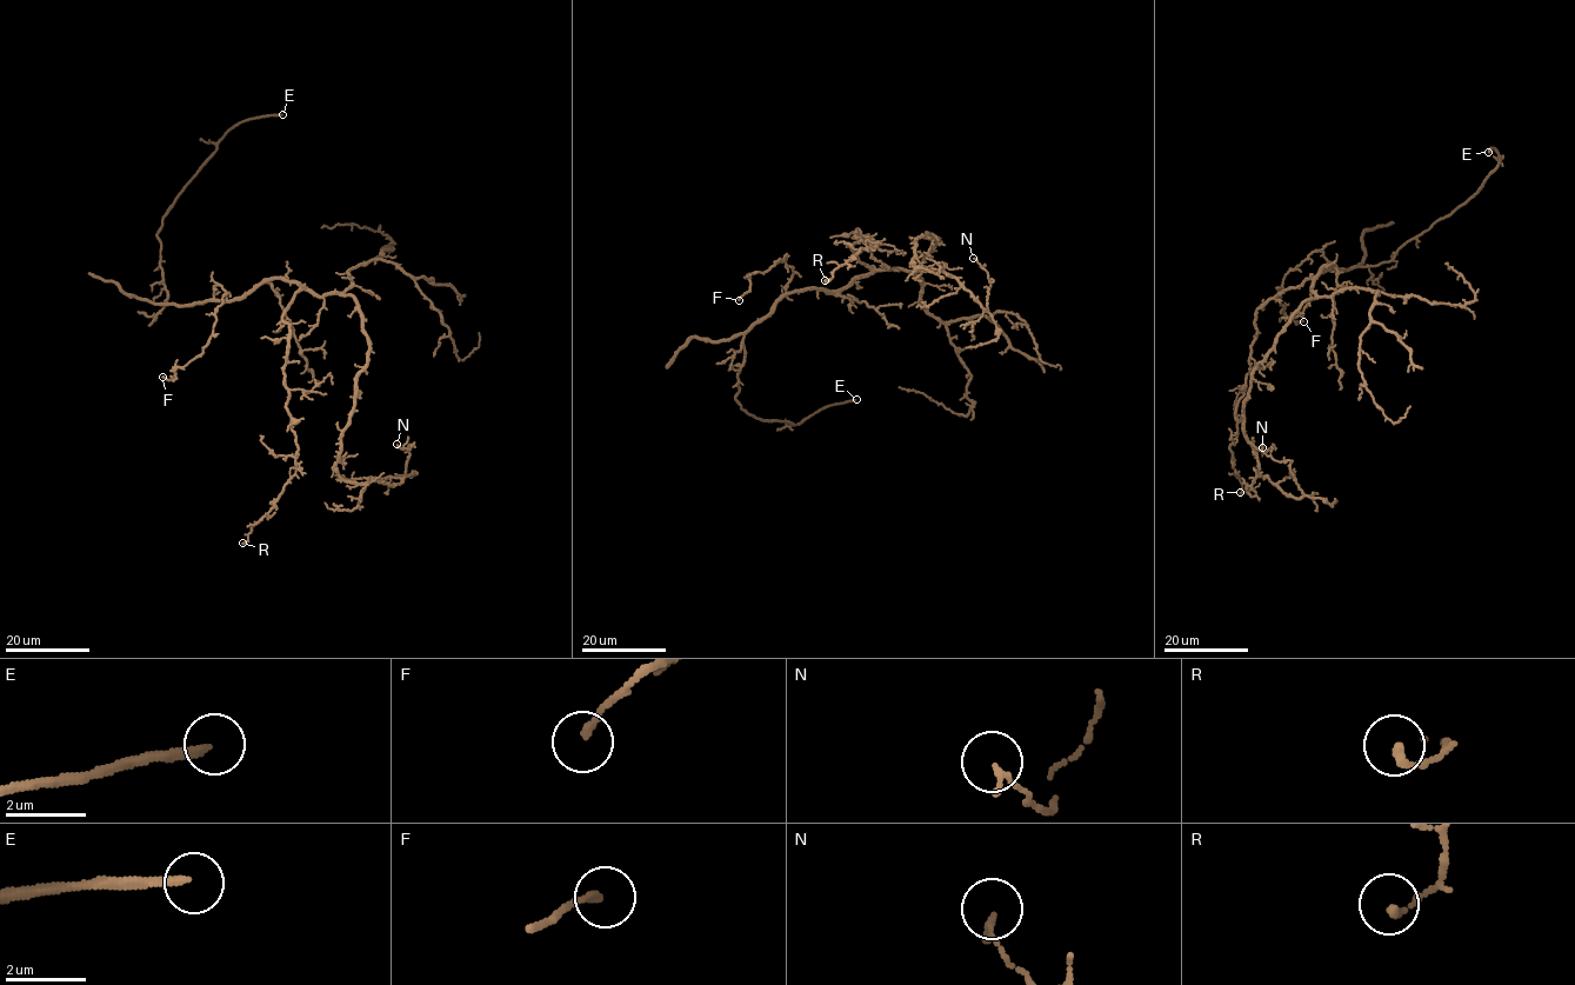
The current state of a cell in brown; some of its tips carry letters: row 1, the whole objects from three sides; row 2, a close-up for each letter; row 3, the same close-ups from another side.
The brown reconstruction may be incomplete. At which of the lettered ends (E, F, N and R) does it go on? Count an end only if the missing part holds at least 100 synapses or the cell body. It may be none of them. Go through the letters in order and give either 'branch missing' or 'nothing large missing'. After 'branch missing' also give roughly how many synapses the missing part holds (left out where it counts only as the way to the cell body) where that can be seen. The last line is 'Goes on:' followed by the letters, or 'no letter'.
E: branch missing
F: nothing large missing
N: nothing large missing
R: nothing large missing
Goes on: E

